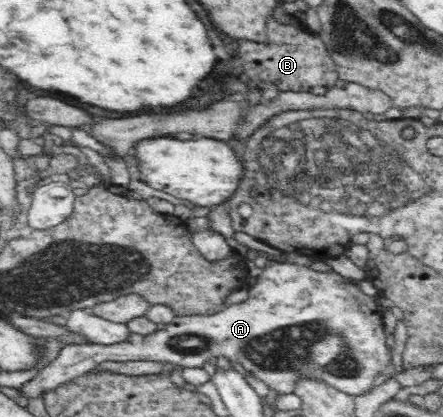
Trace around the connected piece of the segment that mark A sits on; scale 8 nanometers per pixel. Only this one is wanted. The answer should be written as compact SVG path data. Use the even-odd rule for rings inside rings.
M271 262L263 270L255 283L250 285L244 301L225 307L214 315L174 316L164 330L149 337L131 333L129 339L120 344L63 345L60 353L46 367L42 367L30 381L20 386L18 393L28 399L42 397L46 391L89 373L103 361L172 363L178 367L202 368L206 365L205 361L215 362L218 357L242 365L242 369L253 379L263 381L278 395L294 393L294 387L300 379L315 379L353 396L367 393L376 376L392 365L392 350L386 345L374 297L364 294L356 281L332 271L315 271L289 262Z

